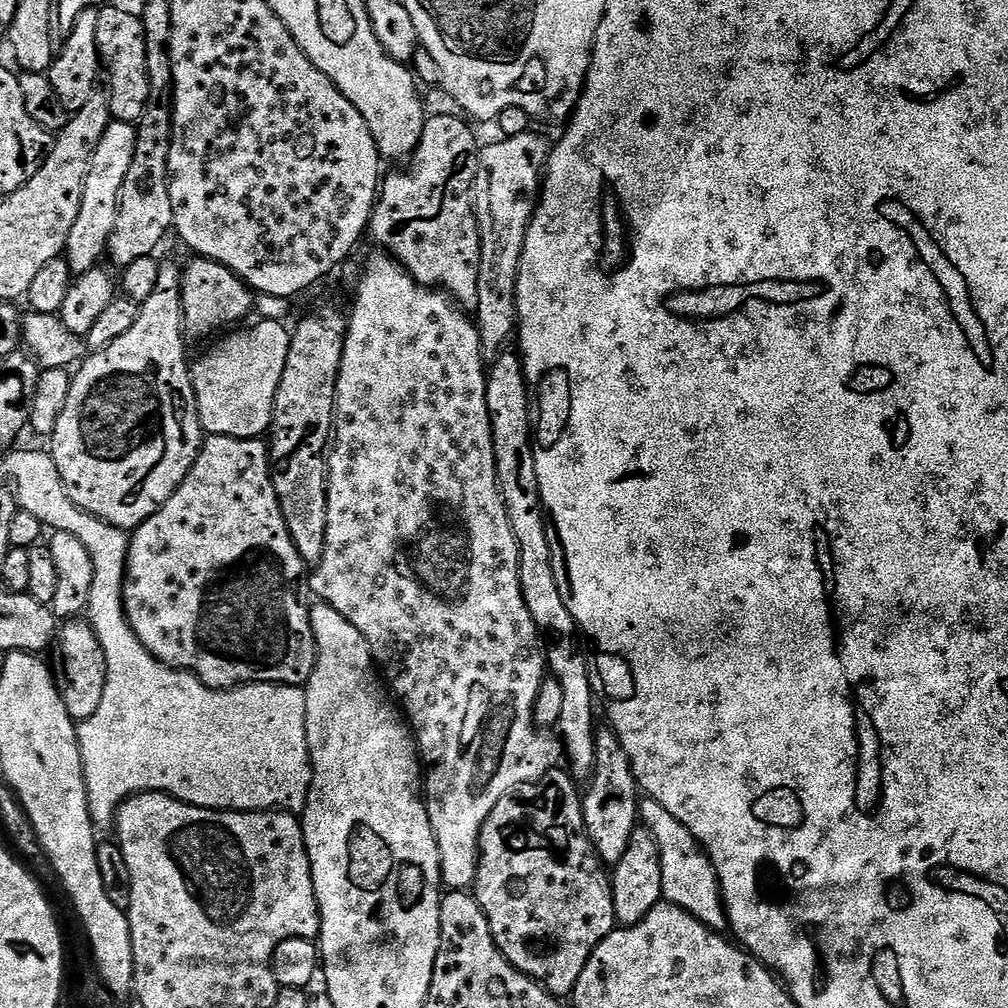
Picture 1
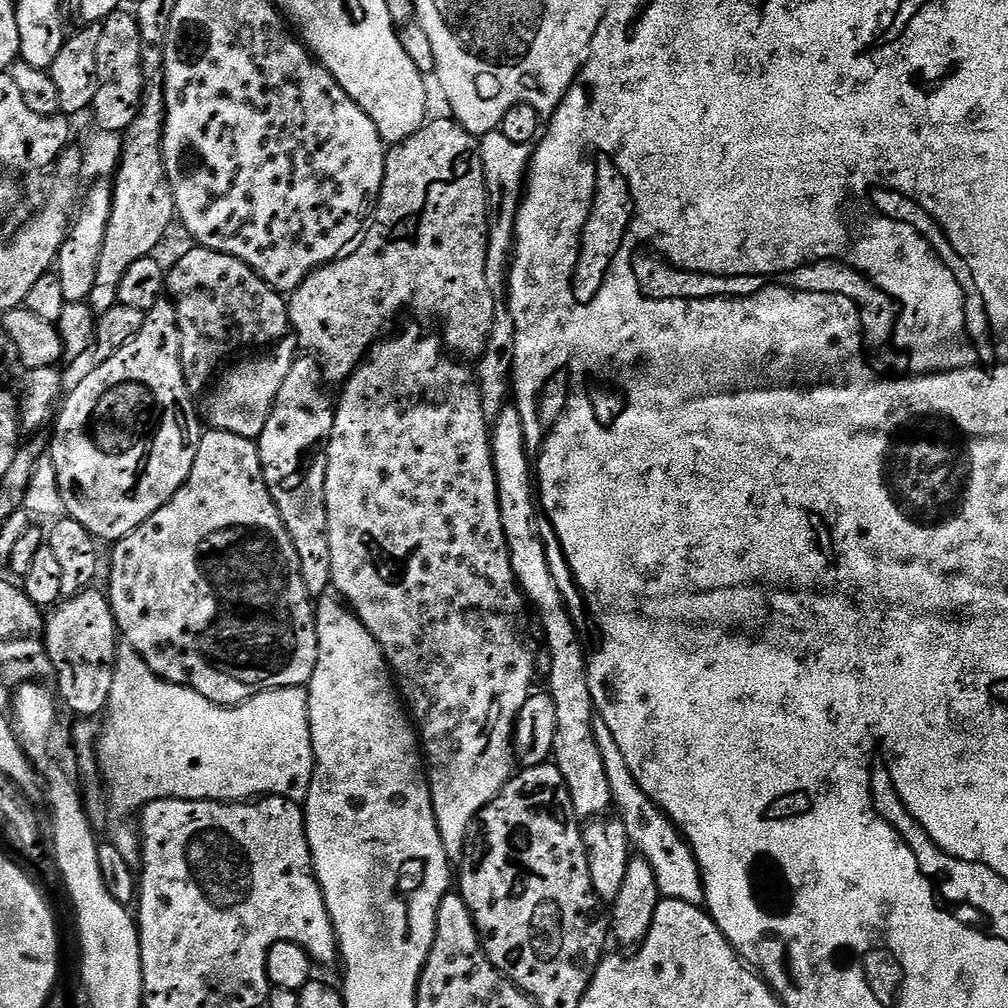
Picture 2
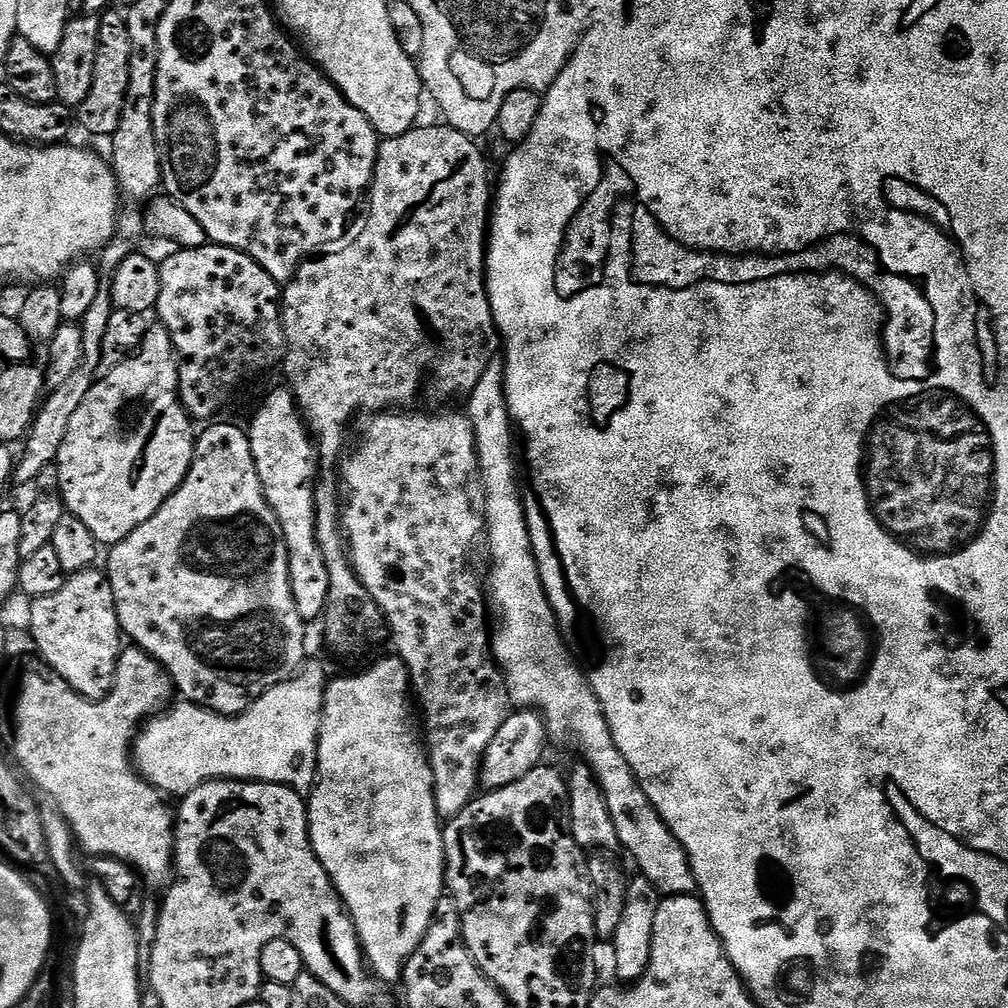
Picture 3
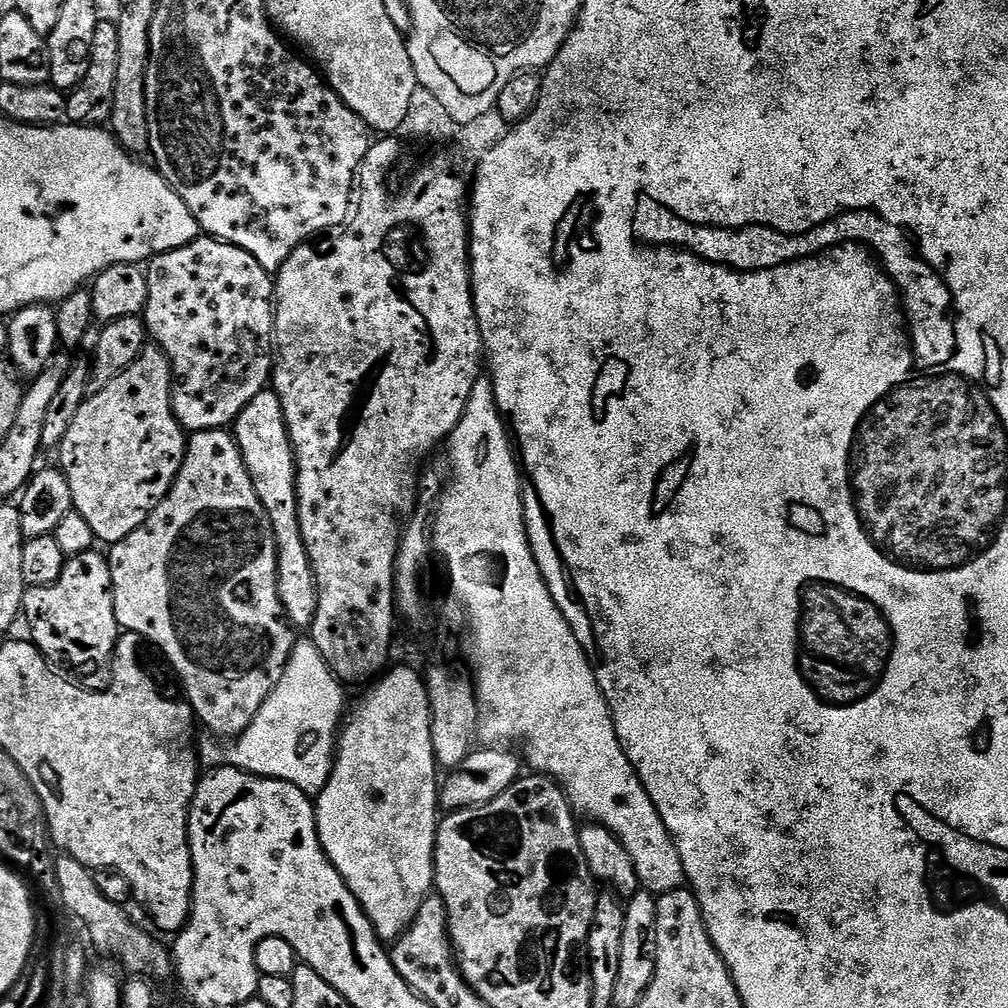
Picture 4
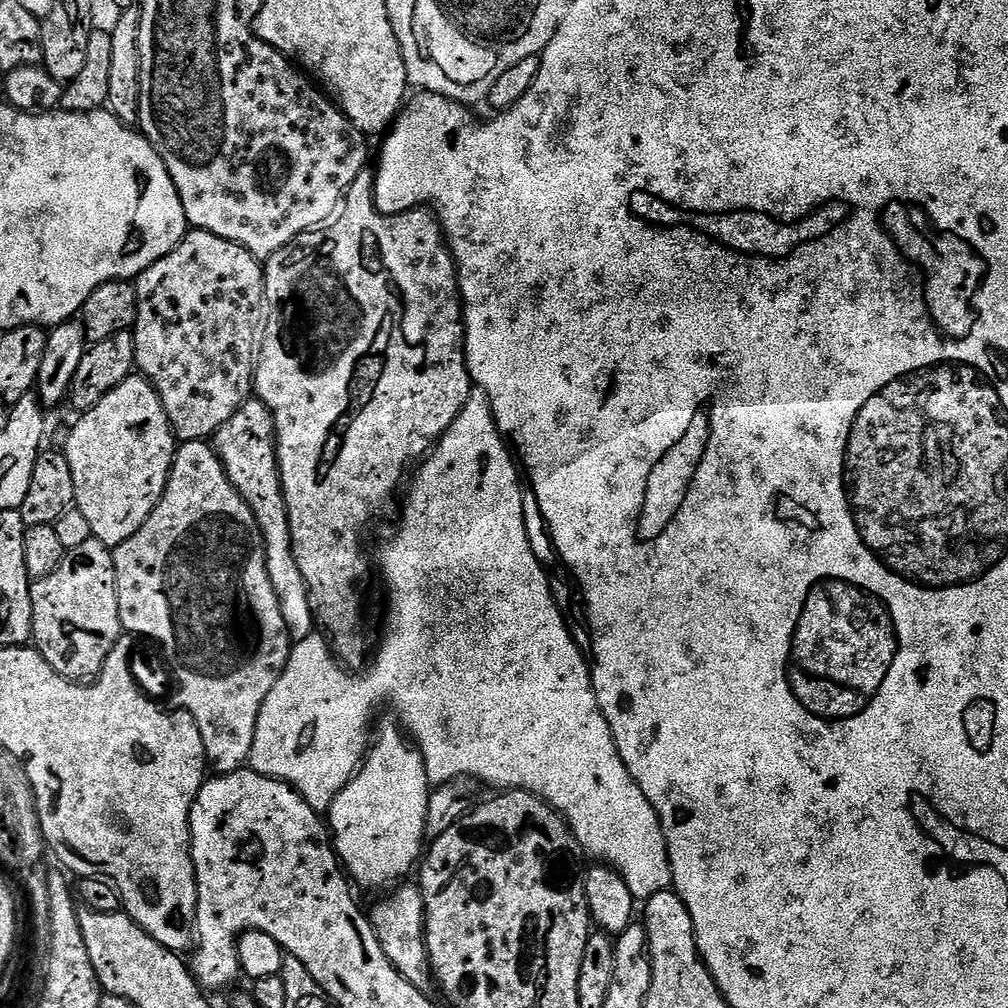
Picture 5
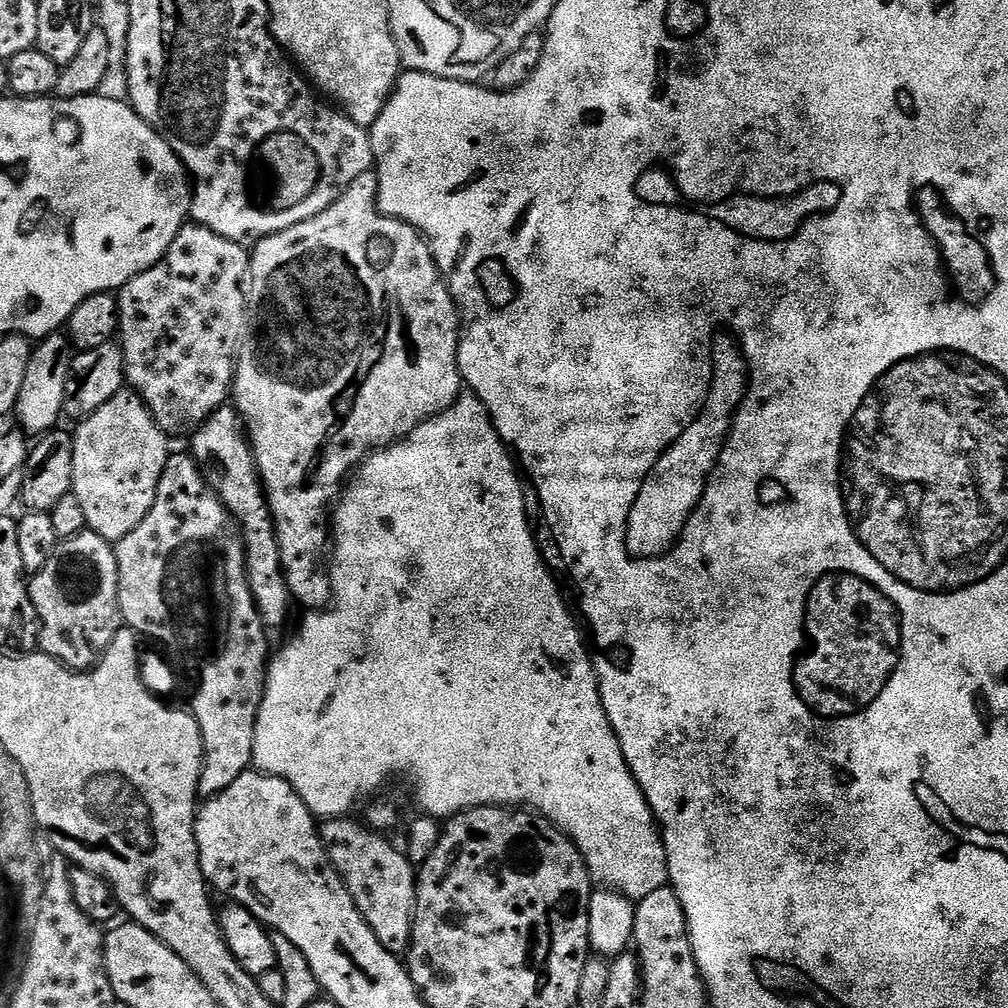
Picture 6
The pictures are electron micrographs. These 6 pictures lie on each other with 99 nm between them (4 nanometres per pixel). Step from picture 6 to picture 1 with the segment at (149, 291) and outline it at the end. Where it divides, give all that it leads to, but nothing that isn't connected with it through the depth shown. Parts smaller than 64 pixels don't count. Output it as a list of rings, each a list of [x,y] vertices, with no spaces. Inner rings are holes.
[[[192,258],[188,265],[185,263],[180,278],[180,293],[184,307],[184,330],[189,341],[204,340],[207,336],[215,337],[225,330],[235,329],[254,312],[252,289],[229,268],[213,260]]]

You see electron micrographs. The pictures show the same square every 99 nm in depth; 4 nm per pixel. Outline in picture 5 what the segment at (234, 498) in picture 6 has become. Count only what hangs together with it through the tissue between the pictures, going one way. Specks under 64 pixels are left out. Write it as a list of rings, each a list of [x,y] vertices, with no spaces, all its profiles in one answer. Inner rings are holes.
[[[250,398],[221,426],[214,437],[214,447],[230,478],[234,490],[242,496],[254,514],[264,539],[264,553],[268,559],[268,573],[274,590],[281,594],[305,591],[302,570],[294,562],[294,546],[290,538],[290,518],[282,490],[280,463],[276,457],[276,427],[270,410],[261,400]]]

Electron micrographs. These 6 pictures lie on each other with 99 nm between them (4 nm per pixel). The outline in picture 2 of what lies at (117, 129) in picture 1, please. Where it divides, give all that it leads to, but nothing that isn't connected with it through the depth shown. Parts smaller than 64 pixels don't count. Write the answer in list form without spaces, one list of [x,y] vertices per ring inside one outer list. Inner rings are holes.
[[[100,178],[89,183],[87,187],[89,187],[88,193],[85,196],[83,193],[82,205],[75,213],[68,236],[62,242],[62,250],[56,255],[54,265],[54,274],[58,282],[62,282],[62,298],[65,304],[85,303],[90,298],[90,290],[94,290],[94,278],[98,275],[98,257],[102,255],[102,242],[114,205],[114,188],[111,179]]]

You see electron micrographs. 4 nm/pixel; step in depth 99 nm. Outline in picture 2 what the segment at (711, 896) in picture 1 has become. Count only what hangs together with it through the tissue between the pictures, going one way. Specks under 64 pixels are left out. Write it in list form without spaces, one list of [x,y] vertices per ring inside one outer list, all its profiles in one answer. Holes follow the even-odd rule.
[[[602,719],[596,720],[594,738],[598,738],[598,750],[602,750],[602,762],[606,764],[606,778],[610,778],[612,803],[618,819],[626,826],[626,834],[632,841],[633,849],[644,859],[656,875],[658,890],[665,900],[681,900],[691,904],[704,904],[704,879],[700,877],[700,867],[688,841],[680,834],[679,828],[652,803],[651,798],[642,791],[638,782],[624,764],[622,750],[610,734],[610,726]]]

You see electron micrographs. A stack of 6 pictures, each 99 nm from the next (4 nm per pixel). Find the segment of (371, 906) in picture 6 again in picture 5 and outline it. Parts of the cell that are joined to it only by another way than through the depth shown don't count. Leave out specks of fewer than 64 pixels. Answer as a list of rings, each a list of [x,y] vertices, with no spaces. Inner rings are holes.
[[[404,882],[395,889],[393,896],[388,896],[385,900],[380,900],[370,908],[370,919],[372,929],[378,938],[378,946],[382,946],[382,954],[410,982],[410,986],[417,988],[419,992],[431,993],[434,988],[434,977],[432,975],[432,963],[428,957],[428,947],[424,937],[424,919],[426,918],[426,906],[420,893],[419,887],[415,883]]]

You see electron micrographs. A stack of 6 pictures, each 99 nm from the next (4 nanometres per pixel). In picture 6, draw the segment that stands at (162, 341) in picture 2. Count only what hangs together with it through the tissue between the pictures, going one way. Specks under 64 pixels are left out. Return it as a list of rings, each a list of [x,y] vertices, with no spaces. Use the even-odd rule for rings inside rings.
[[[119,392],[102,410],[94,410],[75,425],[74,474],[71,495],[78,498],[86,514],[87,531],[110,542],[126,538],[154,506],[158,478],[170,455],[169,437],[154,422],[143,398],[136,392]]]

